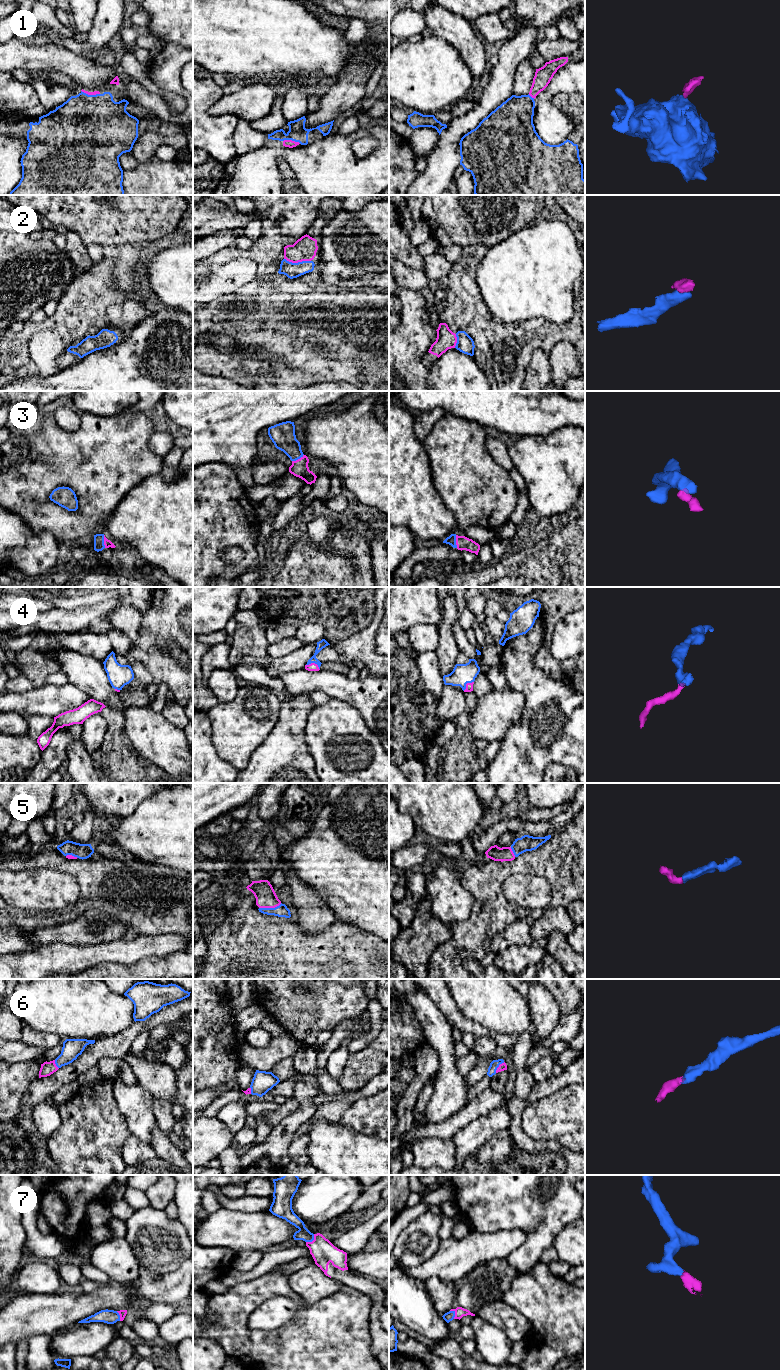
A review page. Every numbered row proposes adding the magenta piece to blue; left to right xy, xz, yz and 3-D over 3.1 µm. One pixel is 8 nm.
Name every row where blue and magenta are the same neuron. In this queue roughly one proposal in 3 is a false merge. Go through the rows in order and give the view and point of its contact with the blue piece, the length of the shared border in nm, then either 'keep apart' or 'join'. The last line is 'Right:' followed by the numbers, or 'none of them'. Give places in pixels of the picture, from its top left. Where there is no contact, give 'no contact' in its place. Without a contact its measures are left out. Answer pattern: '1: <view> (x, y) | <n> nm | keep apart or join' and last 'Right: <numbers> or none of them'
1: xz (292, 140) | 150 nm | join
2: xz (298, 262) | 220 nm | join
3: xy (103, 541) | 110 nm | join
4: xz (314, 662) | 120 nm | join
5: xz (270, 908) | 190 nm | join
6: yz (498, 1066) | 120 nm | join
7: xz (312, 1240) | 100 nm | join
Right: 1, 2, 3, 4, 5, 6, 7

